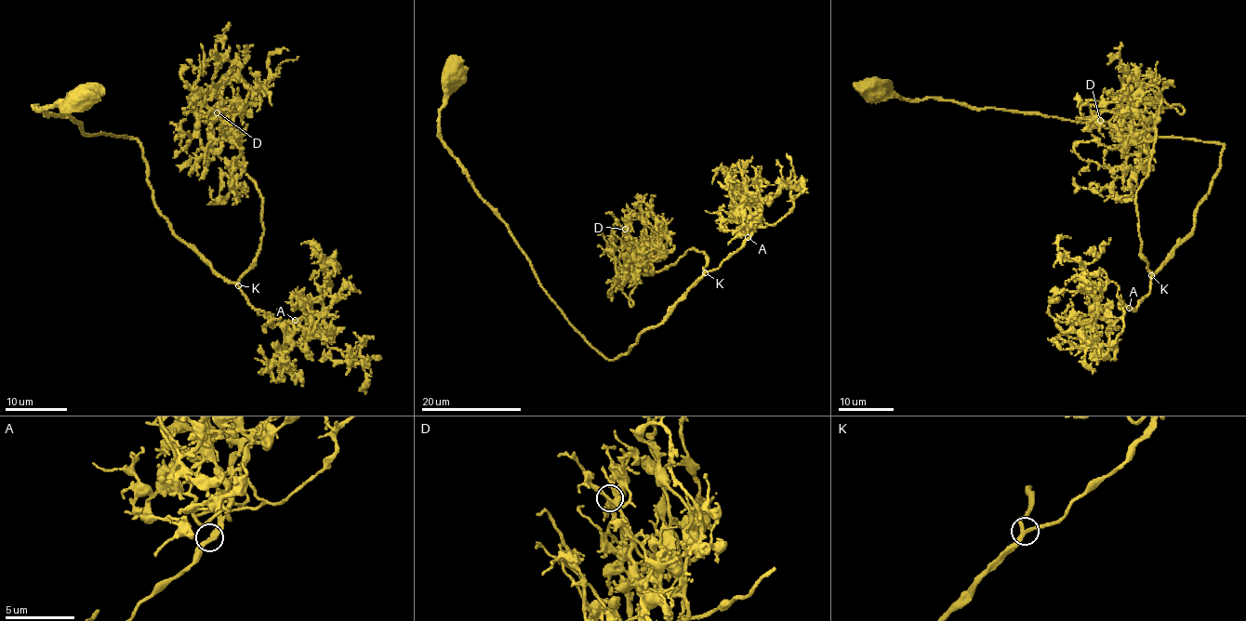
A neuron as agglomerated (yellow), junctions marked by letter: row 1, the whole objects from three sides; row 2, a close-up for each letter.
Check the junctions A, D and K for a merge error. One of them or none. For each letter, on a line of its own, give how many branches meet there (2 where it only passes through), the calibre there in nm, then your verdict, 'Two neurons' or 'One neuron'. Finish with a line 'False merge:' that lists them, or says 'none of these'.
A: Branches: 2. Thickness 320 nm. One neuron
D: Branches: 3. Thickness 280 nm. One neuron
K: Branches: 3. Thickness 260 nm. One neuron
False merge: none of these

